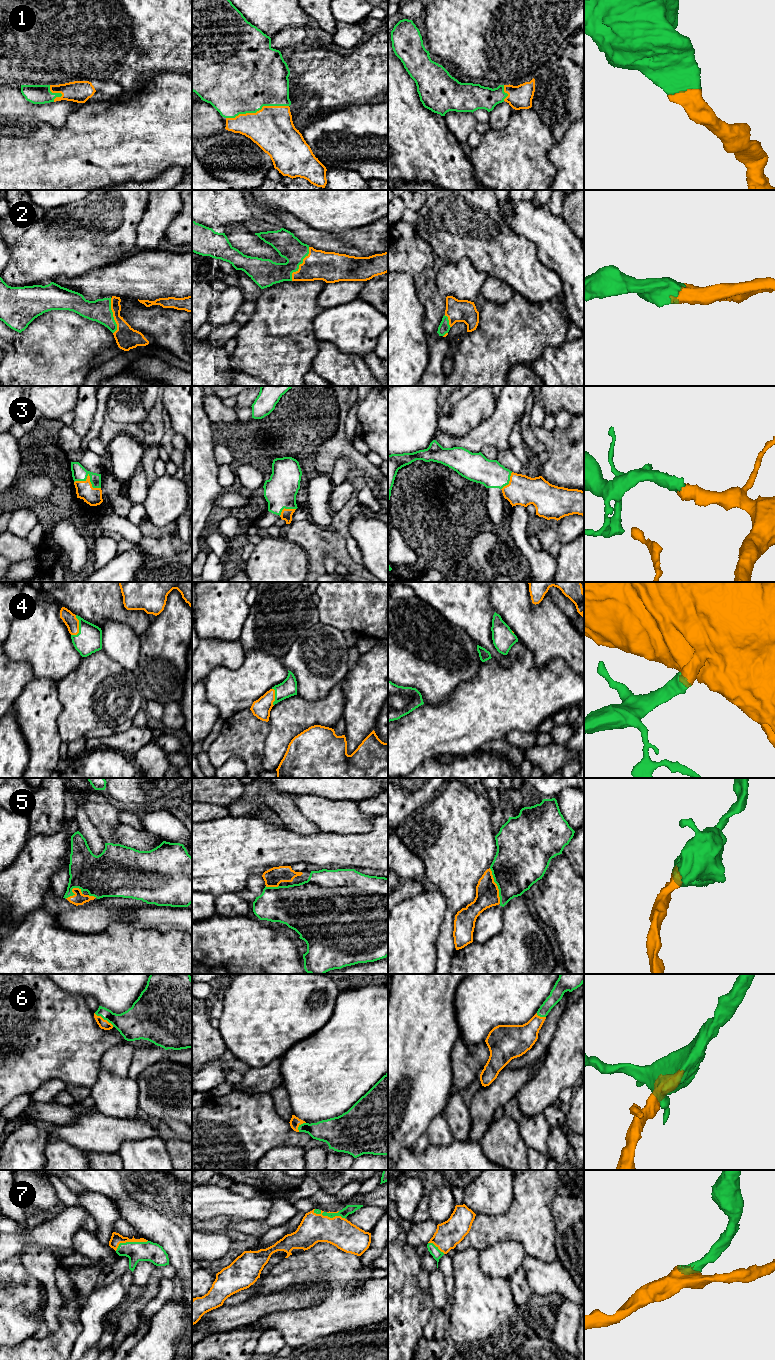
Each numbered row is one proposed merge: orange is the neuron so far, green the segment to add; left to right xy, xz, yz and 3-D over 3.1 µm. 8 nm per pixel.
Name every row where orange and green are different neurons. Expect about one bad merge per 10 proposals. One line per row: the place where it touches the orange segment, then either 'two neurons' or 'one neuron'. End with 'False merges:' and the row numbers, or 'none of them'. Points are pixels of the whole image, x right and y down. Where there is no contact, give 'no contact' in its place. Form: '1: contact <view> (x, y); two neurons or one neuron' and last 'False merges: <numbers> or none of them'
1: contact xz (257, 111); one neuron
2: contact xz (300, 264); one neuron
3: contact xy (89, 477); one neuron
4: contact xy (78, 627); one neuron
5: contact yz (497, 886); one neuron
6: contact xy (103, 1019); one neuron
7: contact xz (329, 1217); one neuron
False merges: none of them

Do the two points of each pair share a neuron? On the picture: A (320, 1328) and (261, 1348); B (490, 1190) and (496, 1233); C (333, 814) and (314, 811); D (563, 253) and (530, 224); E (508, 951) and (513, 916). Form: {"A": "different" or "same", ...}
{"A": "different", "B": "different", "C": "same", "D": "same", "E": "same"}

